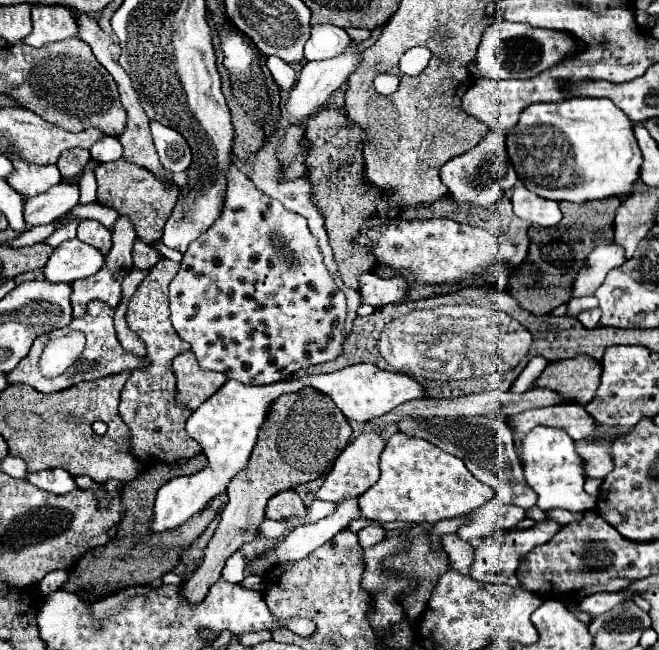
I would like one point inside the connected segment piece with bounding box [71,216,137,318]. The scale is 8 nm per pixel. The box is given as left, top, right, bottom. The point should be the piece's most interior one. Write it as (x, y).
(106, 284)

